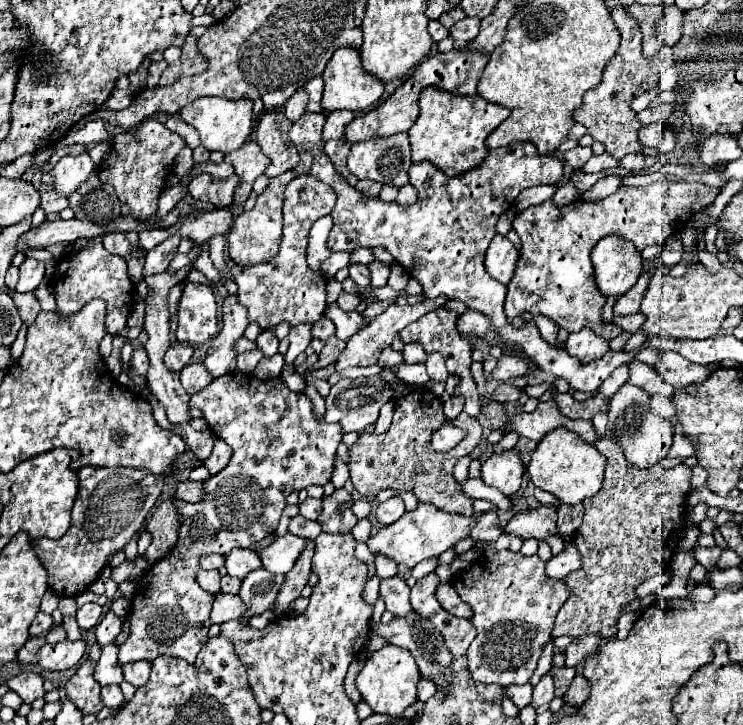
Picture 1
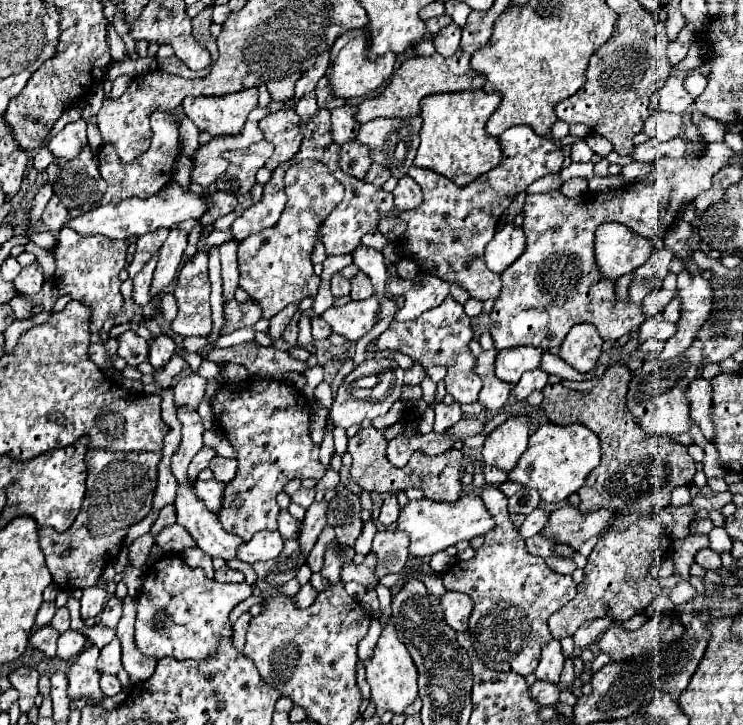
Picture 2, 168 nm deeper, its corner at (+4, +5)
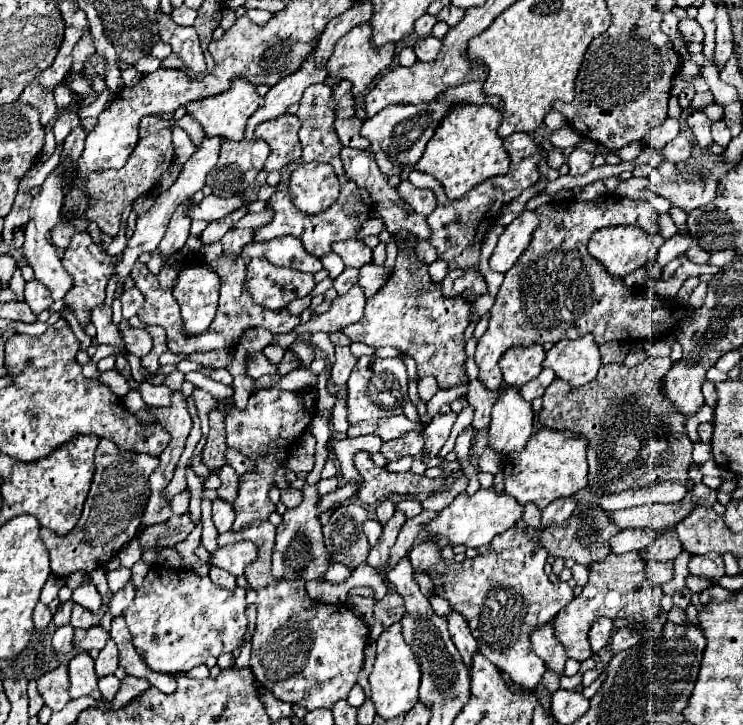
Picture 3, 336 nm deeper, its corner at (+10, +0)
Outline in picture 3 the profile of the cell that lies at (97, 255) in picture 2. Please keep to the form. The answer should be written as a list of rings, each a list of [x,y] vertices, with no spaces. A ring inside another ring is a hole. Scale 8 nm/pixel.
[[[76,232],[72,238],[70,238],[70,244],[62,256],[62,266],[64,270],[72,276],[74,280],[74,288],[72,292],[68,292],[68,296],[64,296],[64,302],[66,306],[72,310],[72,314],[78,318],[80,326],[86,328],[90,324],[90,314],[92,314],[92,308],[104,304],[106,300],[106,284],[108,284],[108,278],[110,274],[114,272],[116,264],[120,262],[120,256],[122,254],[116,254],[116,256],[110,256],[106,254],[104,250],[100,250],[88,232]]]

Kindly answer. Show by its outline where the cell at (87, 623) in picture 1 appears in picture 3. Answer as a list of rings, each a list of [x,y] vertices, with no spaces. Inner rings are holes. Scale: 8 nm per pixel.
[[[74,604],[72,608],[72,622],[70,622],[74,628],[90,628],[94,624],[94,612],[90,612],[88,608],[80,606],[80,604]]]

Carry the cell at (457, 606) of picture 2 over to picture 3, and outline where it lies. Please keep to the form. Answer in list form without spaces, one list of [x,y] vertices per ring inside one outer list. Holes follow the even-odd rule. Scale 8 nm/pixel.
[[[452,610],[448,614],[448,632],[458,648],[458,652],[462,654],[462,660],[466,666],[470,666],[470,660],[472,660],[472,654],[478,650],[478,644],[476,640],[472,638],[470,634],[470,628],[468,628],[468,622],[464,620],[464,616],[460,616],[460,612]]]

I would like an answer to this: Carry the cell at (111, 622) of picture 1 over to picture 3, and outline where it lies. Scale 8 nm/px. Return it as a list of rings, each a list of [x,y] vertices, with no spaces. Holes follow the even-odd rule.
[[[128,582],[120,592],[112,594],[112,598],[110,598],[110,602],[108,602],[108,612],[110,612],[112,616],[120,616],[120,614],[124,612],[124,608],[134,600],[134,594],[136,594],[136,590],[134,590],[132,582]]]

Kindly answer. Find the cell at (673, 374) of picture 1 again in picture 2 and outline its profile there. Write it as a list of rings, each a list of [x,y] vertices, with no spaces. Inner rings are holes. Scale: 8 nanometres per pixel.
[[[696,379],[690,387],[690,415],[692,421],[700,427],[706,441],[714,441],[714,423],[712,423],[712,385],[706,379]]]

